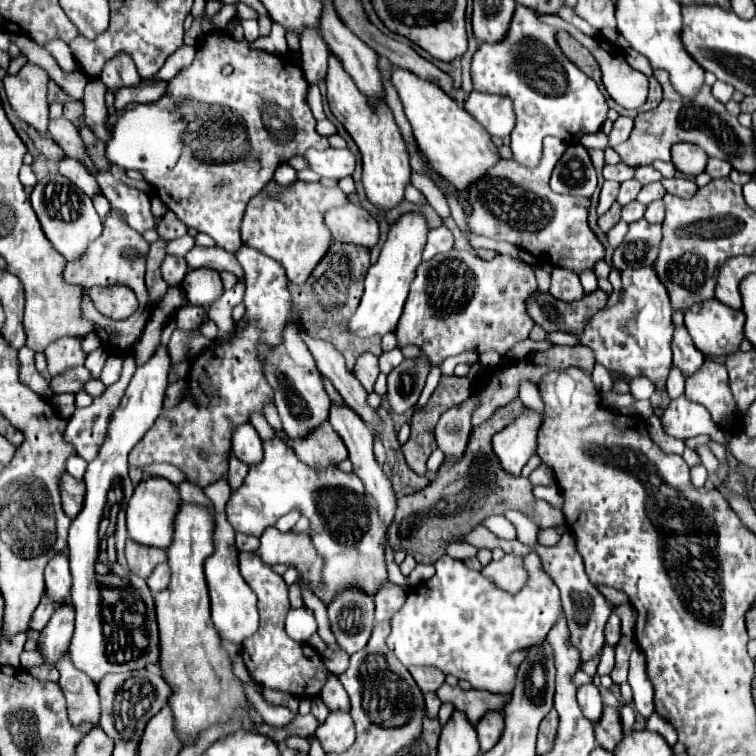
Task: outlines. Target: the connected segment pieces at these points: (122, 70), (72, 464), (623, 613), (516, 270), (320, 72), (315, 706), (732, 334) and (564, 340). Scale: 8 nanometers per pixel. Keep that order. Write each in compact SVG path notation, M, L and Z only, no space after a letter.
M118 55L110 63L106 63L100 81L108 87L108 91L116 93L122 87L134 87L142 79L134 67L134 61L128 55Z
M74 455L74 457L70 457L70 459L68 459L66 469L68 469L68 473L70 473L70 475L74 475L76 479L80 479L80 481L82 481L84 471L86 471L86 465L88 465L88 463L86 463L82 457Z
M620 605L620 607L614 607L614 611L618 613L618 617L622 619L622 633L624 635L632 635L632 629L634 629L634 619L636 619L636 611L630 607L630 605Z
M468 251L440 253L416 267L416 277L410 283L410 295L396 327L398 347L412 343L424 349L432 365L470 349L506 355L518 341L528 339L536 325L526 311L526 301L534 291L532 267L512 257L496 255L484 261Z
M306 27L302 31L300 51L302 51L302 71L308 83L318 83L320 79L324 79L326 61L328 61L328 45L314 27Z
M318 697L318 699L312 699L311 713L318 719L318 723L322 724L326 721L326 717L328 717L328 709L324 707L324 703L322 703L320 697Z
M716 297L686 309L684 325L686 325L694 345L706 357L726 357L730 351L736 351L740 347L740 341L744 339L744 313L736 311L724 303L718 303Z
M550 333L548 335L548 341L552 341L552 343L556 343L556 345L570 345L570 347L574 347L574 345L580 345L580 335L576 335L576 333Z

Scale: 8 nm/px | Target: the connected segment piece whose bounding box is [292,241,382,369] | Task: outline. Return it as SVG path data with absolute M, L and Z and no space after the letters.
M332 241L330 251L322 259L322 263L312 271L308 281L304 285L298 285L292 289L292 303L294 303L294 307L298 307L298 313L300 313L300 319L302 319L302 325L306 327L306 331L310 331L310 335L314 335L318 339L326 339L334 347L338 347L338 351L346 359L348 369L354 369L358 355L362 355L366 351L370 351L374 355L382 353L382 349L380 349L382 337L380 335L364 339L364 337L354 335L348 329L348 321L354 315L354 311L360 303L360 297L362 297L362 291L364 291L364 275L366 275L368 267L370 267L370 253L366 247Z

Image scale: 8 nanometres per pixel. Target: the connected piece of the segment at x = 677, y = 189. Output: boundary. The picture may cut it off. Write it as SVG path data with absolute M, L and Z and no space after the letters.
M688 177L662 179L662 185L666 187L668 193L672 193L676 197L682 197L682 199L690 199L698 191L698 185L694 183L694 179L688 179Z

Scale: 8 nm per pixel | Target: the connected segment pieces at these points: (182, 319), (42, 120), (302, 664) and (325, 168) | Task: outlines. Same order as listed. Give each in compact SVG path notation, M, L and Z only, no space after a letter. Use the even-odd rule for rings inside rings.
M184 303L176 313L178 329L196 329L202 323L202 315L204 315L204 309L200 305Z
M24 65L18 75L4 75L2 79L12 109L24 123L30 123L30 127L34 127L40 137L48 137L48 101L46 101L48 81L50 81L48 73L36 65Z
M242 551L238 555L238 561L240 561L242 577L246 579L250 589L258 595L258 611L260 611L260 629L242 643L242 659L244 659L250 679L254 679L256 683L260 683L266 689L286 691L294 697L306 697L306 699L316 697L322 691L324 683L328 681L328 675L332 673L340 675L348 669L350 655L344 653L342 649L336 649L336 651L326 649L324 655L320 657L320 653L314 647L310 647L308 643L298 643L290 639L284 631L286 611L290 609L288 587L284 579L278 573L274 573L268 565L264 565L256 553ZM322 659L326 665L322 663Z
M332 147L324 151L310 149L304 157L308 159L310 169L322 177L342 179L352 175L356 169L356 157L350 149L332 149Z

